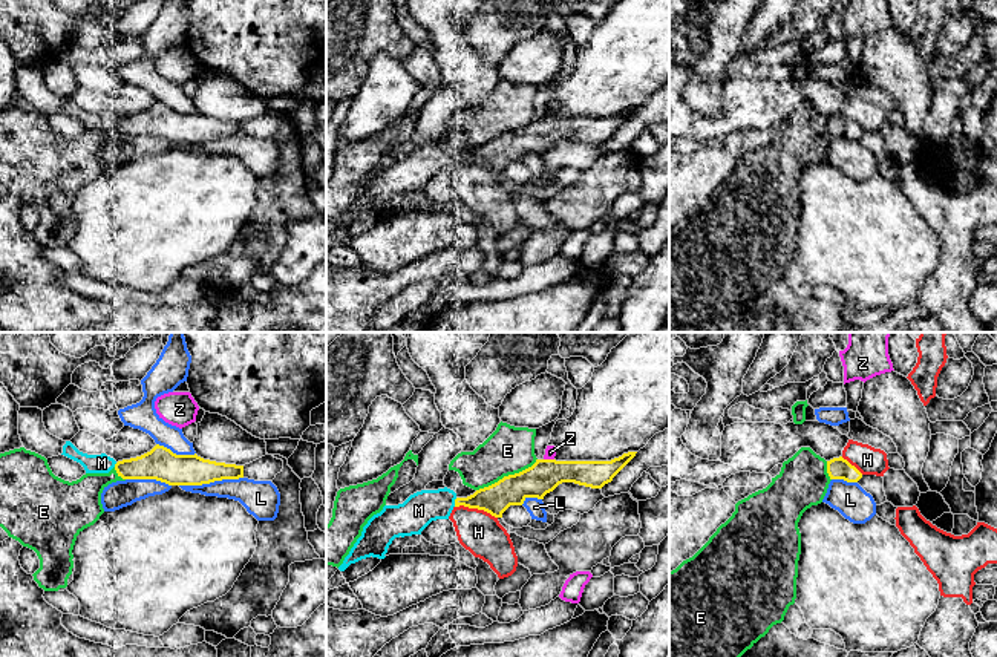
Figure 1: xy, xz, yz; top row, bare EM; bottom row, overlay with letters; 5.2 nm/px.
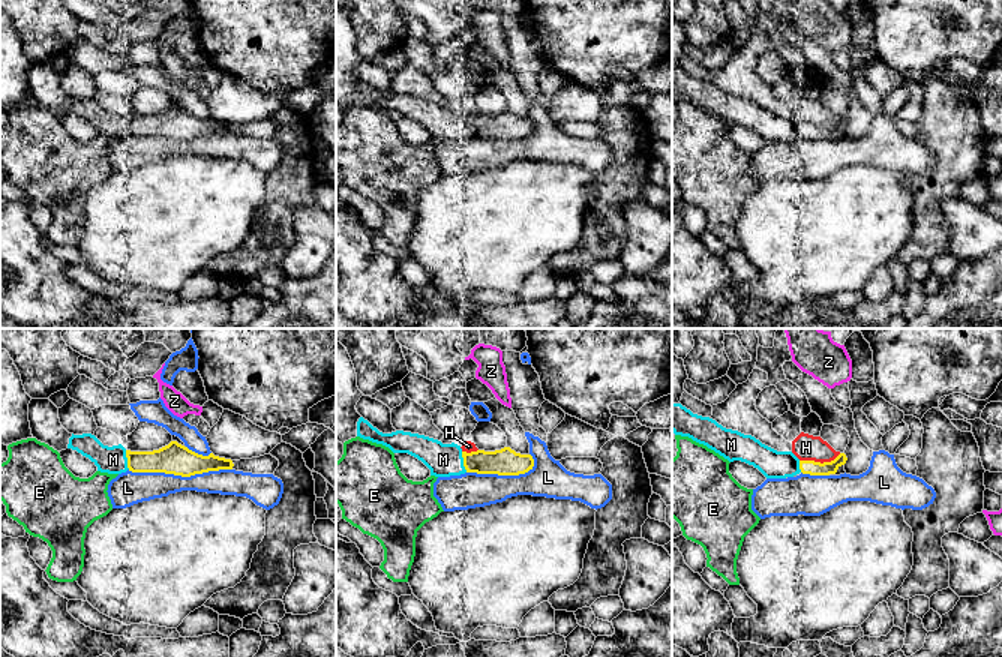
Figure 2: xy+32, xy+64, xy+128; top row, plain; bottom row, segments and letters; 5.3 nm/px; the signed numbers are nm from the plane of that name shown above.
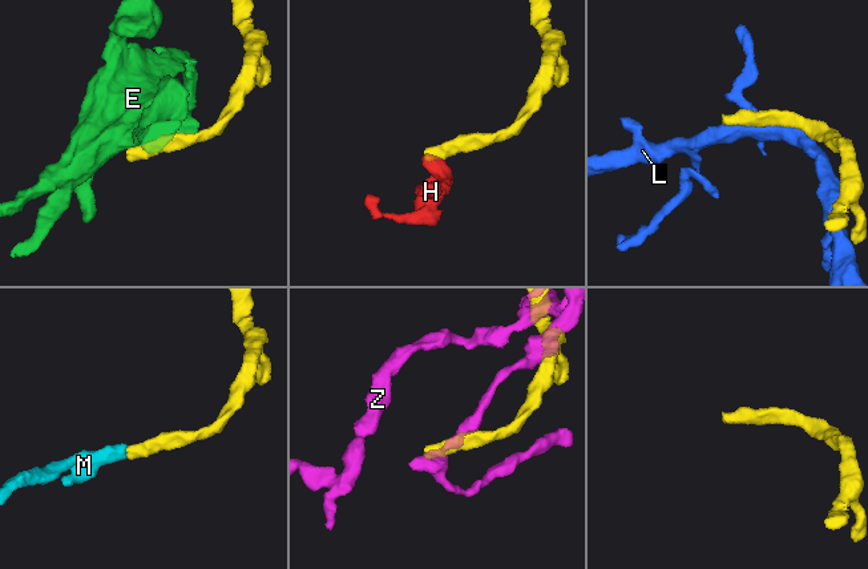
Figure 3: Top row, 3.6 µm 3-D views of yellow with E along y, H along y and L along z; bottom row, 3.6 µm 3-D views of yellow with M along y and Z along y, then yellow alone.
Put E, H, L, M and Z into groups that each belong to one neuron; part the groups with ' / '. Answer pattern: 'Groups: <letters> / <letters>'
Groups: E / H / L / M / Z

